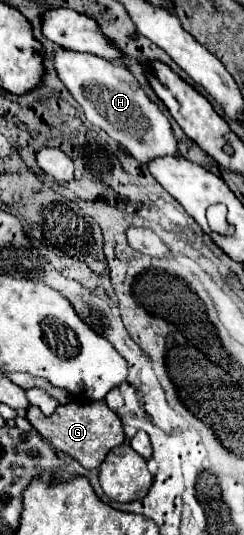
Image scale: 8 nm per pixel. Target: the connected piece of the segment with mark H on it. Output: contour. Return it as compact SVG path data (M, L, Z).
M59 48L55 54L55 68L61 82L83 108L85 118L93 126L105 130L143 168L147 168L149 160L155 160L159 156L179 156L177 138L167 116L155 102L149 100L129 68L107 62L93 54L81 54L63 48Z

